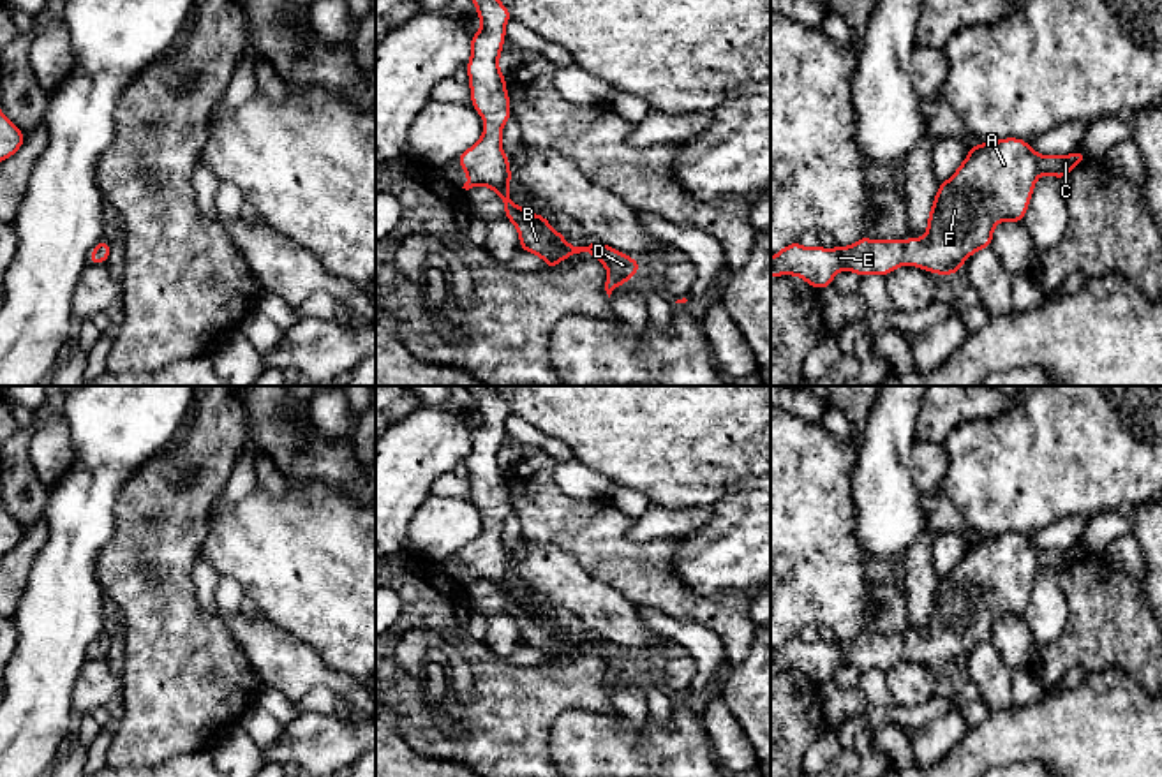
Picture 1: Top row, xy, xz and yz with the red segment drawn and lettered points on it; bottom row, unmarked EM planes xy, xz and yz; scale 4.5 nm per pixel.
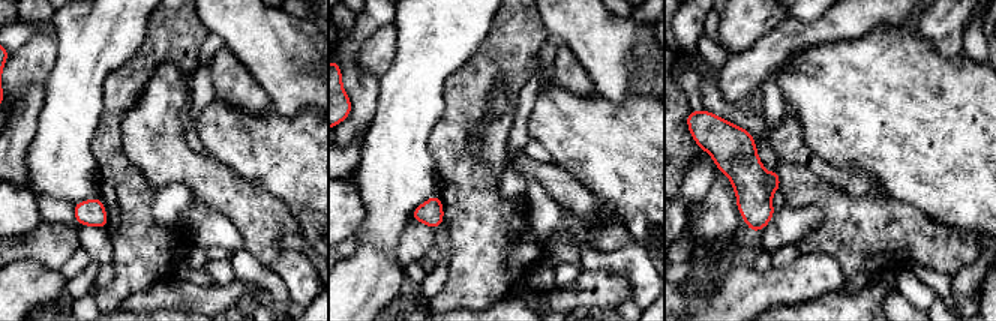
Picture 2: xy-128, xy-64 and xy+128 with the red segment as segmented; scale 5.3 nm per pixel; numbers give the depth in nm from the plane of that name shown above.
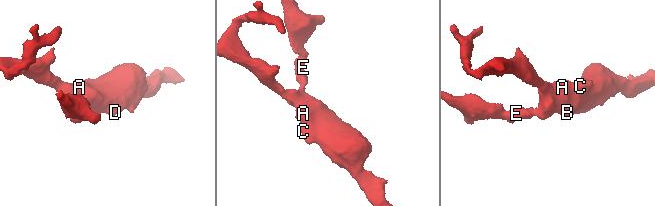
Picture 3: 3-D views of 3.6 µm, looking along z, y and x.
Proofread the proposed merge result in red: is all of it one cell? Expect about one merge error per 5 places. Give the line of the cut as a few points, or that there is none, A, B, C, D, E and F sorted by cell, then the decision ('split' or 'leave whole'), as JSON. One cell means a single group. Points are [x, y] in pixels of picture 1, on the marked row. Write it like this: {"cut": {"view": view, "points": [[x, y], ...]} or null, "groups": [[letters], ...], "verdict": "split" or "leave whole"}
{"cut": null, "groups": [["A", "B", "C", "D", "E", "F"]], "verdict": "leave whole"}

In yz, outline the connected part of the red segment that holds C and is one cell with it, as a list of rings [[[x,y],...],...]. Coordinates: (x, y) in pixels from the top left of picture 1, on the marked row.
[[[1021,137],[973,144],[956,173],[938,183],[924,238],[860,236],[850,247],[834,248],[804,248],[801,241],[792,241],[771,257],[771,277],[795,275],[822,291],[832,287],[841,270],[887,277],[910,264],[935,275],[957,275],[972,254],[993,247],[996,224],[1023,224],[1040,174],[1061,181],[1086,159],[1083,150],[1039,155]]]

